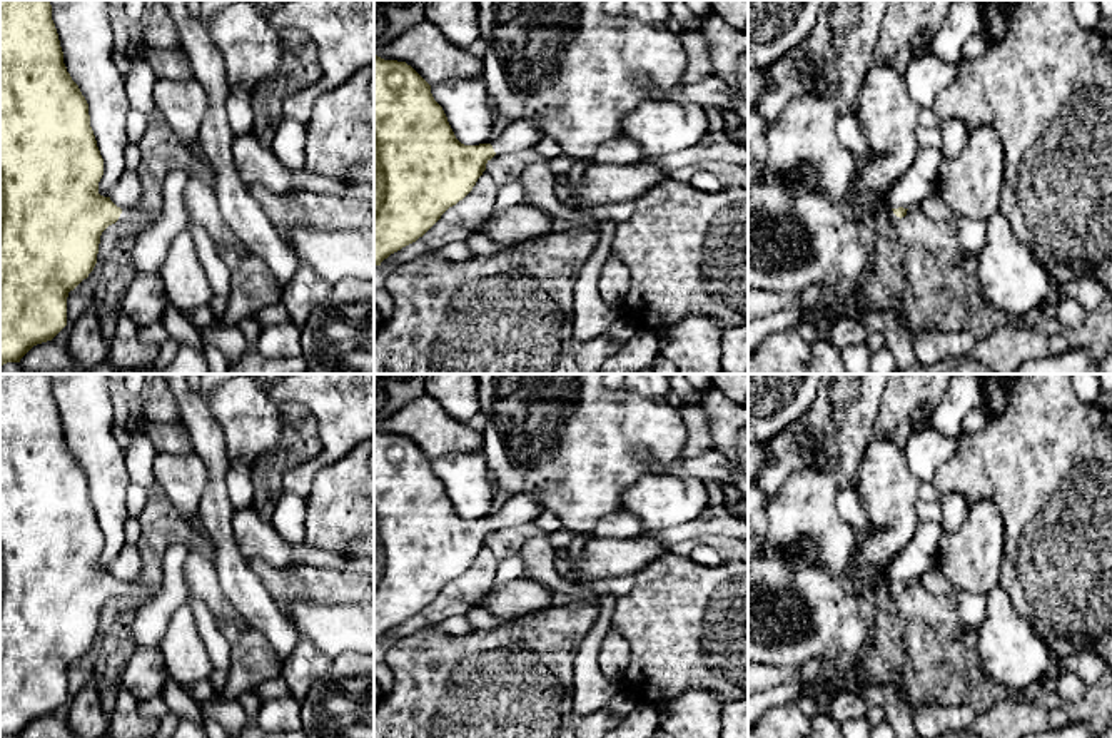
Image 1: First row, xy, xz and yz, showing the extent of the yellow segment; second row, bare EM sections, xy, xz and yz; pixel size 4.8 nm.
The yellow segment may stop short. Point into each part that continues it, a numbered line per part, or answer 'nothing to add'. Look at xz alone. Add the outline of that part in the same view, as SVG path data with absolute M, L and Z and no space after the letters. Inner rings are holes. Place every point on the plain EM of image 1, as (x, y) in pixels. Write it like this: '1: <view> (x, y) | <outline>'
1: xz (523, 508) | M521 493L511 494L504 506L489 518L496 528L509 528L534 523L541 511L543 506L538 503L536 496Z

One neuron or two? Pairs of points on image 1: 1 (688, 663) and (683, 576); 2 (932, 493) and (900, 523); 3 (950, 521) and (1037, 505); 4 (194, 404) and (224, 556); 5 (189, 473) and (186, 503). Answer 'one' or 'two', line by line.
1: one
2: two
3: two
4: one
5: one

